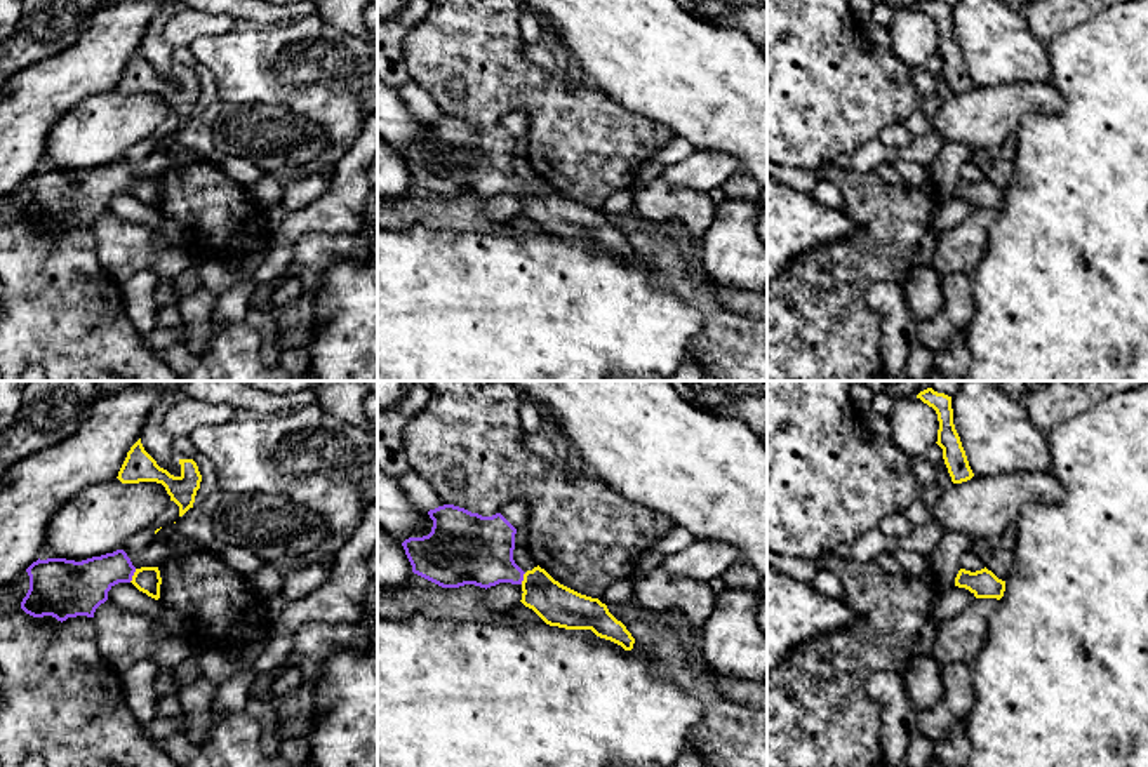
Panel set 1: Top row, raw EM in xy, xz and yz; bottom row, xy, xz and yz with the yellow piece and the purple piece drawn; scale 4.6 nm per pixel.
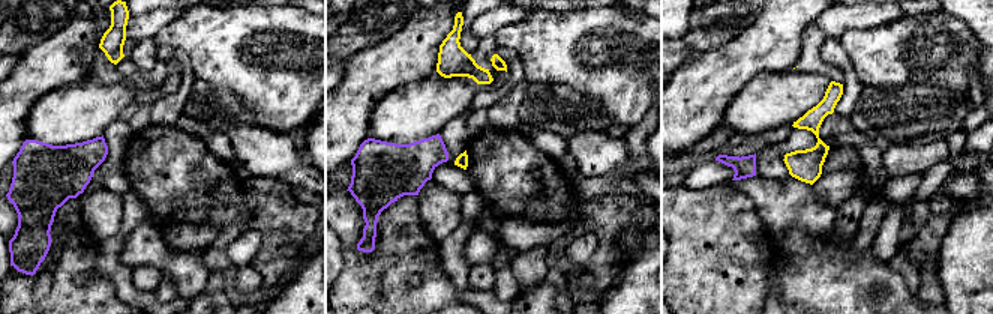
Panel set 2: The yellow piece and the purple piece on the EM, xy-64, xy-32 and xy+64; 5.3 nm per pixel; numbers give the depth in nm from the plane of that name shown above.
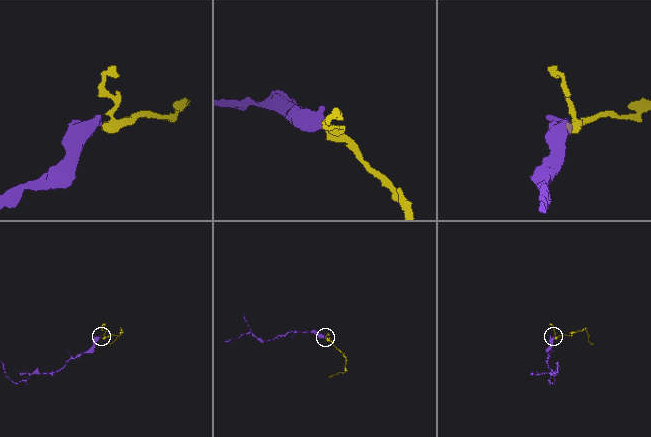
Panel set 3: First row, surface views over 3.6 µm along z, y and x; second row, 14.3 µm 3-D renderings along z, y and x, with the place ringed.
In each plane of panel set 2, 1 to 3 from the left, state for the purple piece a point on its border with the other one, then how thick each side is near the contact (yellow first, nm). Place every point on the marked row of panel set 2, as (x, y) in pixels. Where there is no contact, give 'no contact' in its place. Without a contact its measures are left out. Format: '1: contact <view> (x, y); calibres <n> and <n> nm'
1: no contact
2: no contact
3: no contact

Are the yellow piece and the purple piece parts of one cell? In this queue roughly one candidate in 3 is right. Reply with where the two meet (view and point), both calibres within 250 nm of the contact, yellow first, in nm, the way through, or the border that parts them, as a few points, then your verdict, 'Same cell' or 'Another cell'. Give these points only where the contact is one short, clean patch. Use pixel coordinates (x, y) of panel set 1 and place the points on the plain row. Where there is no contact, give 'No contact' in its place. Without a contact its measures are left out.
Touches yellow at xy (133, 186). Thickness 120 nm (yellow) against 240 nm. Path across: xy (146, 190), (133, 186), (98, 185), (80, 197). Same cell

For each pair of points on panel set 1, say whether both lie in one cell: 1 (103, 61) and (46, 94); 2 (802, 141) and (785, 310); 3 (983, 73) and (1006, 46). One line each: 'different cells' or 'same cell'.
1: same cell
2: different cells
3: same cell

